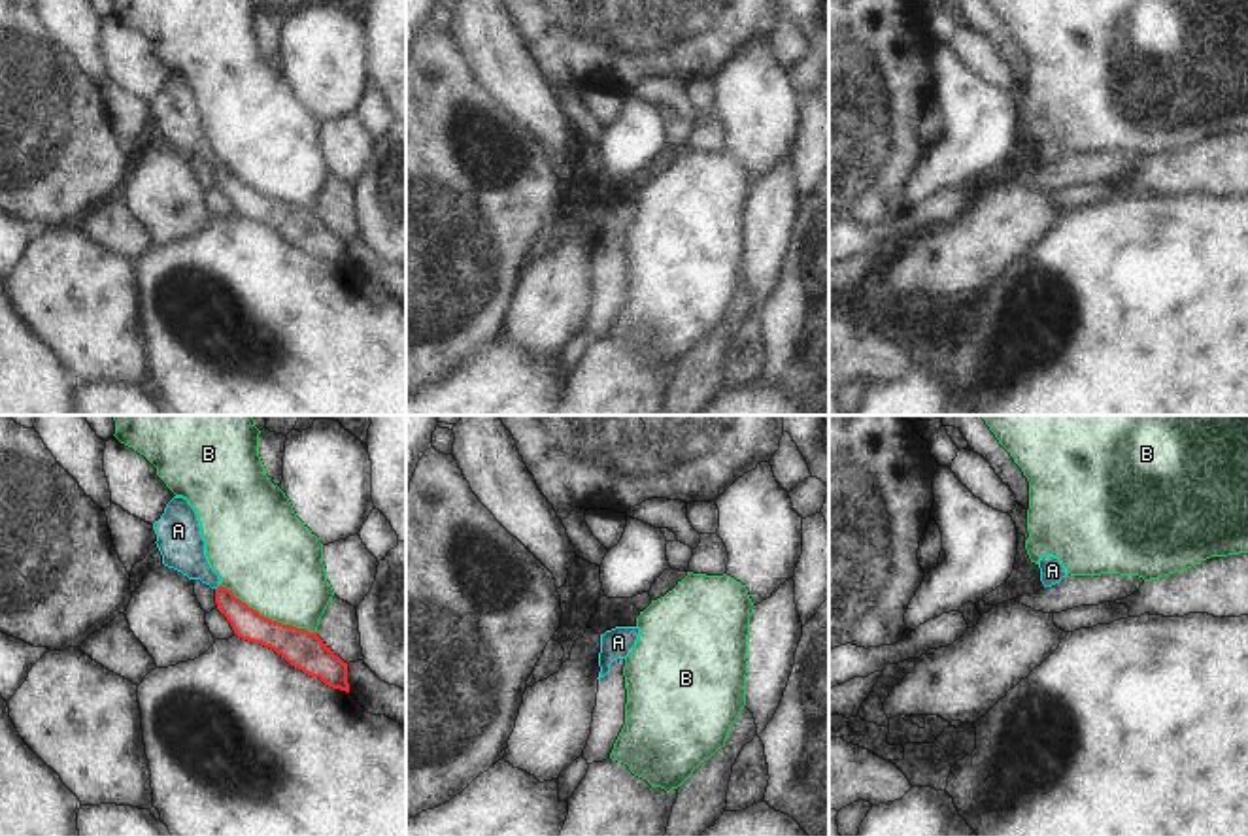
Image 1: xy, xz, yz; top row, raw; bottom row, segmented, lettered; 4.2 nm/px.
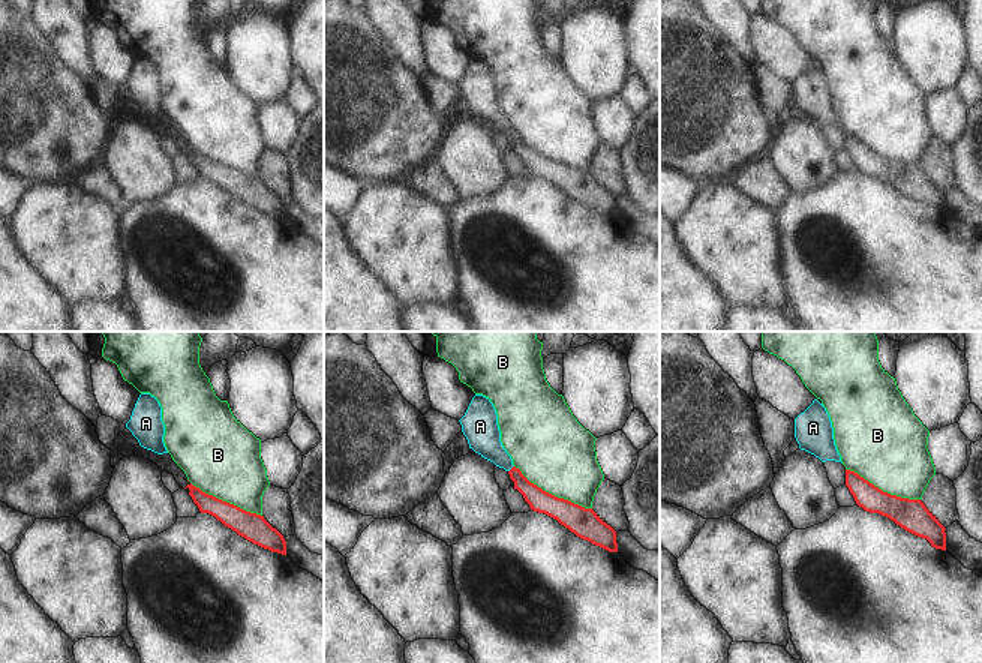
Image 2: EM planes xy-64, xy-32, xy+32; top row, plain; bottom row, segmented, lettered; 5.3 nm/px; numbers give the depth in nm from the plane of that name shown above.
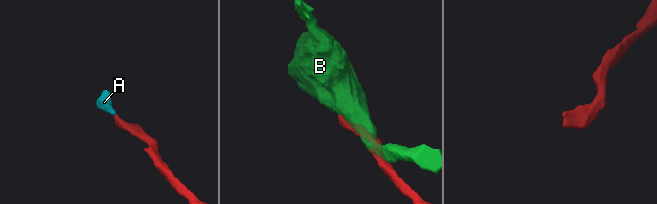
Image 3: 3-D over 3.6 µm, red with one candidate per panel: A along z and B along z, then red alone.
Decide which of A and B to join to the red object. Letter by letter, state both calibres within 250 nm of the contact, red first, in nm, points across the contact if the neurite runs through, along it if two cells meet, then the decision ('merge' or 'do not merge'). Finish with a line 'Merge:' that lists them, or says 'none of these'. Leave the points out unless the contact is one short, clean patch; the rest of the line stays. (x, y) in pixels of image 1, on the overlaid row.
A: calibres 140 and 190 nm; way xy (248, 623), (218, 587), (185, 553), (180, 542); merge
B: calibres 170 and 420 nm; do not merge
Merge: A

